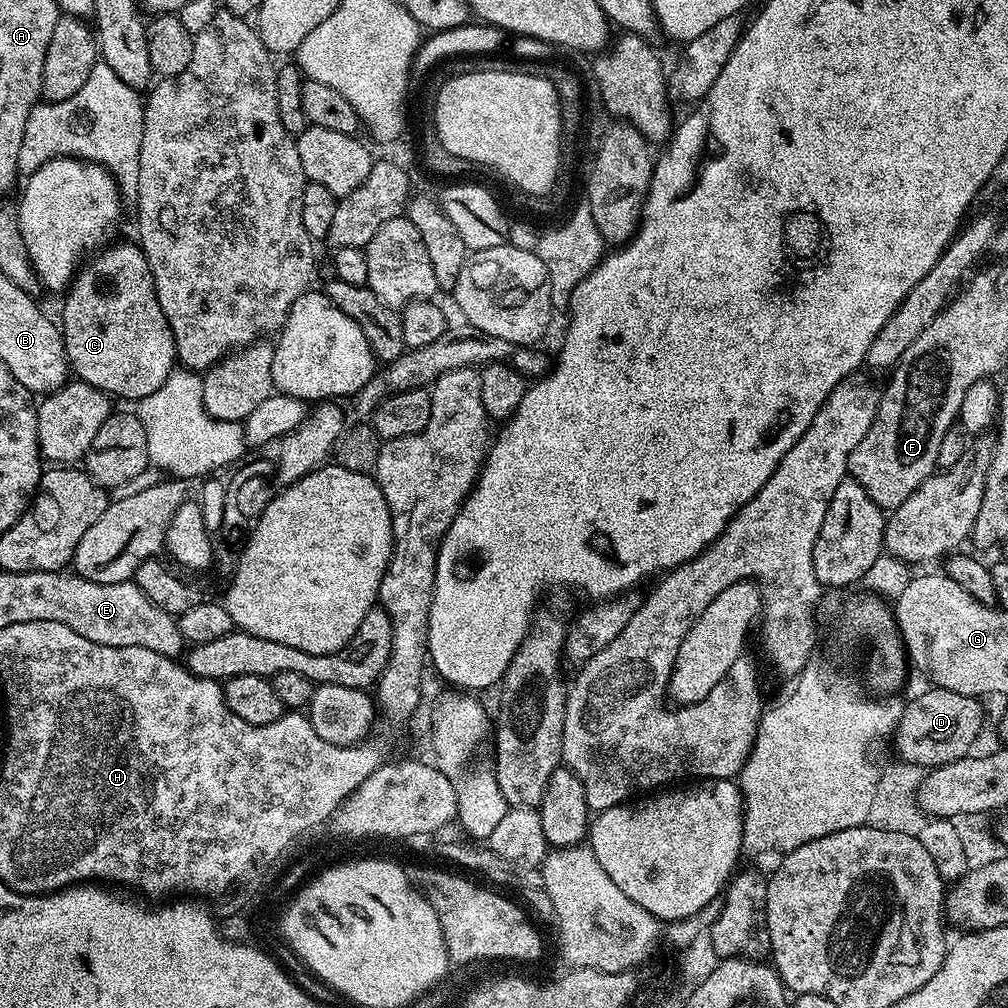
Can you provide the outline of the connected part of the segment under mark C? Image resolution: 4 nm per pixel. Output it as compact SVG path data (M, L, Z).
M136 242L115 244L97 251L87 261L89 264L85 263L72 277L66 289L63 297L64 324L62 320L64 349L68 355L68 367L75 379L102 390L110 397L121 396L124 400L139 402L154 394L154 390L158 390L158 386L162 386L162 382L166 382L166 378L172 375L178 364L176 343L170 322L166 322L166 314L162 314L162 306L158 306L154 278L144 251Z

